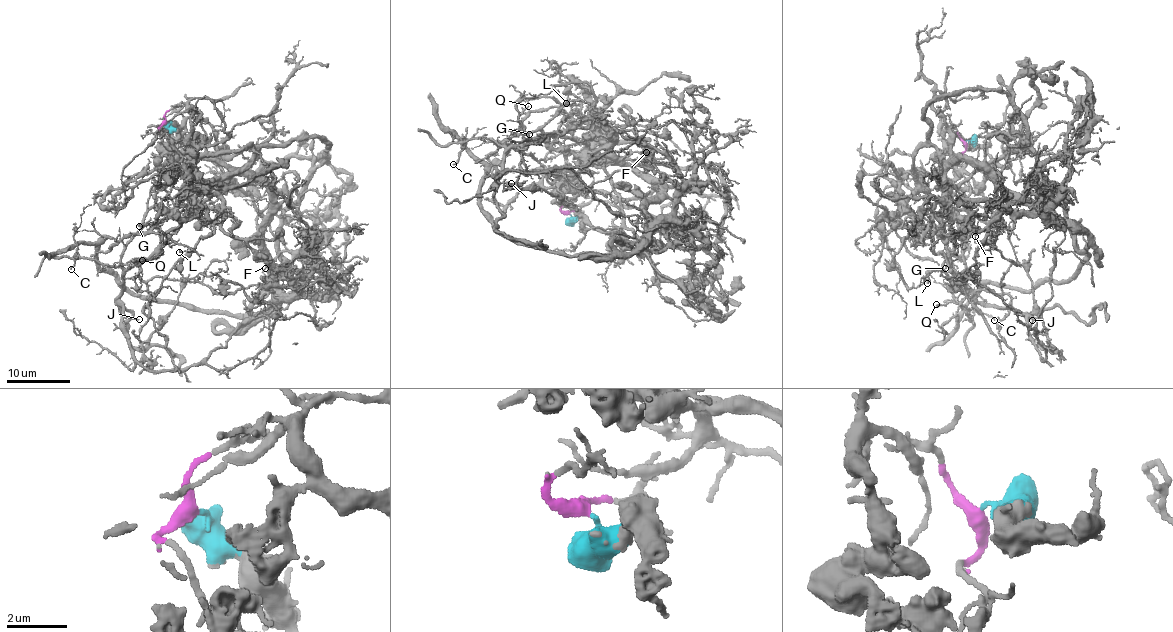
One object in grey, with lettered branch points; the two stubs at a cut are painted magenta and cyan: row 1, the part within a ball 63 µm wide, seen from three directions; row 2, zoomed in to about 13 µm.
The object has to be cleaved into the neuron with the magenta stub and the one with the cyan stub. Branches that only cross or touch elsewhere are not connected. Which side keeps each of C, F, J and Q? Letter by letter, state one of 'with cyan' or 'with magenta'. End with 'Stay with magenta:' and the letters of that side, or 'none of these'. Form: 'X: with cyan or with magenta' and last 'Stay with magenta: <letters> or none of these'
C: with magenta
F: with cyan
J: with magenta
Q: with magenta
Stay with magenta: C, J, Q

